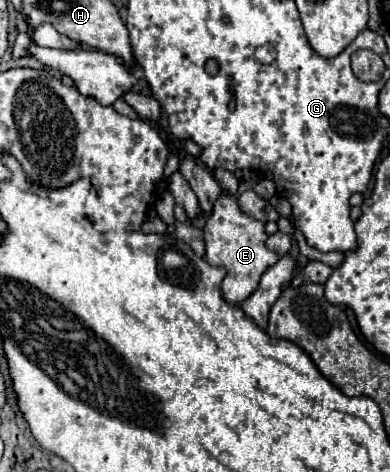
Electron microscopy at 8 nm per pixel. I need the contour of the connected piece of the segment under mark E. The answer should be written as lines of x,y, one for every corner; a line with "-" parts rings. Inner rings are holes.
222,194
216,200
214,210
204,228
204,238
206,238
206,262
210,266
224,266
228,270
222,282
222,296
230,304
242,304
258,288
260,276
266,272
266,268
278,262
278,256
266,248
268,234
264,232
264,224
246,216
238,208
236,196

